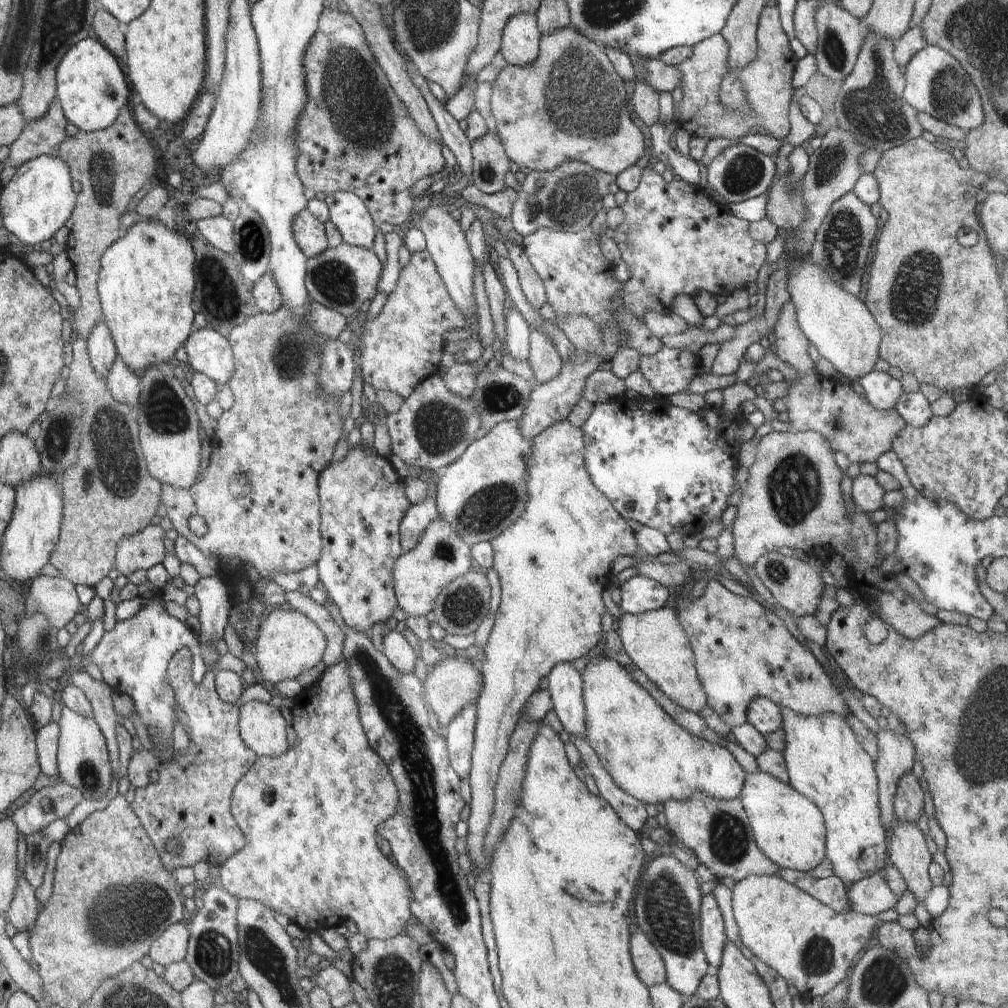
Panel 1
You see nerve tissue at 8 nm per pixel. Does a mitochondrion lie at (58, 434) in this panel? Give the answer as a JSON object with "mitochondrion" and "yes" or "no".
{"mitochondrion":"yes"}

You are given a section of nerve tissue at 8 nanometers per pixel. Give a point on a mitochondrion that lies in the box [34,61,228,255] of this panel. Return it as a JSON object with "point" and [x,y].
{"point":[105,176]}

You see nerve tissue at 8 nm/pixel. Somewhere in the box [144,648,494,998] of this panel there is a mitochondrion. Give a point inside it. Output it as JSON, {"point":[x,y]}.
{"point":[213,955]}

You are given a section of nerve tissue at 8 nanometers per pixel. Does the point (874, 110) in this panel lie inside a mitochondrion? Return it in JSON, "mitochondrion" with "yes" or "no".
{"mitochondrion":"yes"}

